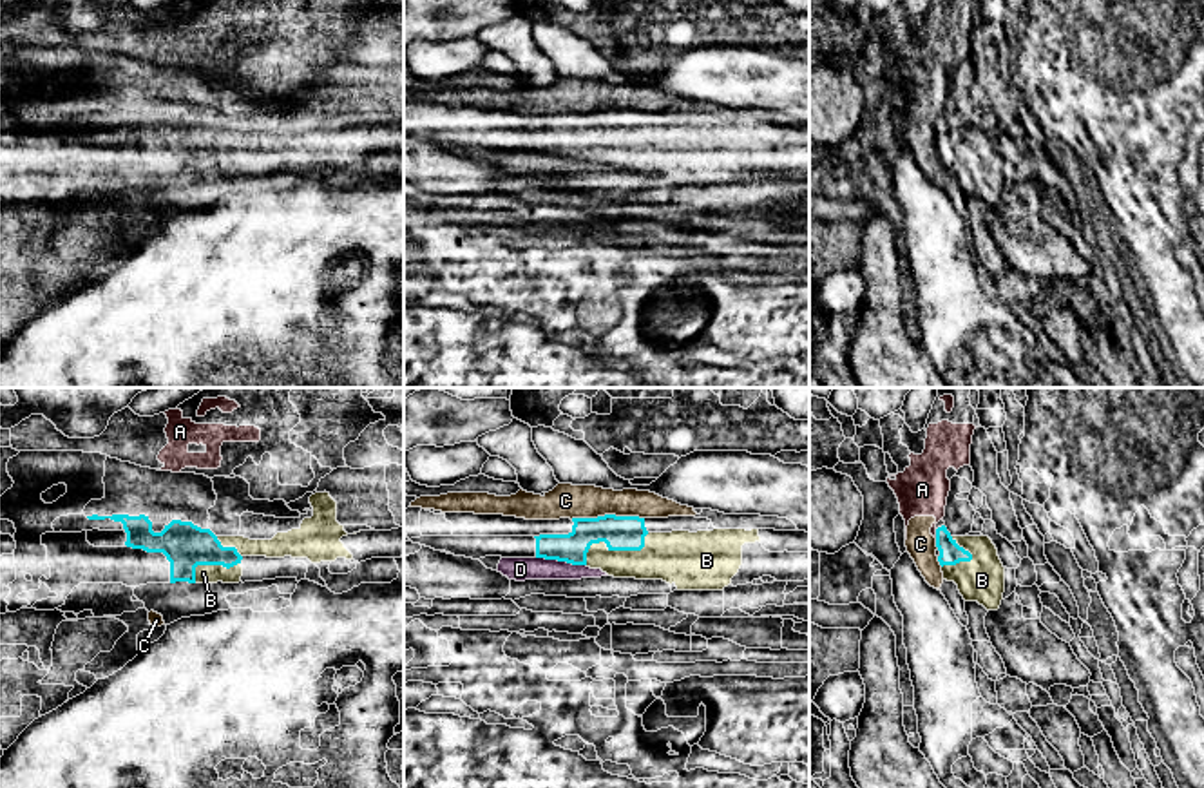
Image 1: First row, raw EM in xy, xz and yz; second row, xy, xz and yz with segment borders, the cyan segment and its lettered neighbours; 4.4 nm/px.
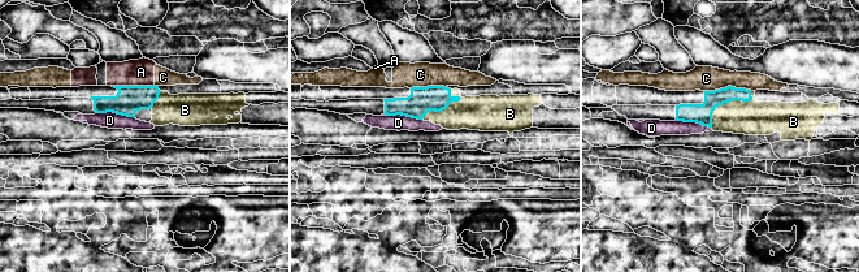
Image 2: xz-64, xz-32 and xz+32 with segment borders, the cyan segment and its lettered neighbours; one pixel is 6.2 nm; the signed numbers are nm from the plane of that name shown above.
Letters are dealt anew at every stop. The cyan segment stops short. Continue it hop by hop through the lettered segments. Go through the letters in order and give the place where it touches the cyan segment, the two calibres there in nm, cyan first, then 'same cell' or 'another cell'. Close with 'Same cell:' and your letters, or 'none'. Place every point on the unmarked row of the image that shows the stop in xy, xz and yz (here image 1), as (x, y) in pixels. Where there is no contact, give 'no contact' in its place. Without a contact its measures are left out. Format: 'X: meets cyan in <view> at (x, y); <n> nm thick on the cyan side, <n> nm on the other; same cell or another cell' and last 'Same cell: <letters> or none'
A: meets cyan in yz at (936, 127); 100 nm thick on the cyan side, 240 nm on the other; another cell
B: meets cyan in xz at (614, 144); 160 nm thick on the cyan side, 220 nm on the other; same cell
C: meets cyan in xz at (607, 109); 160 nm thick on the cyan side, 160 nm on the other; another cell
D: meets cyan in xz at (562, 154); 140 nm thick on the cyan side, 110 nm on the other; another cell
Same cell: B

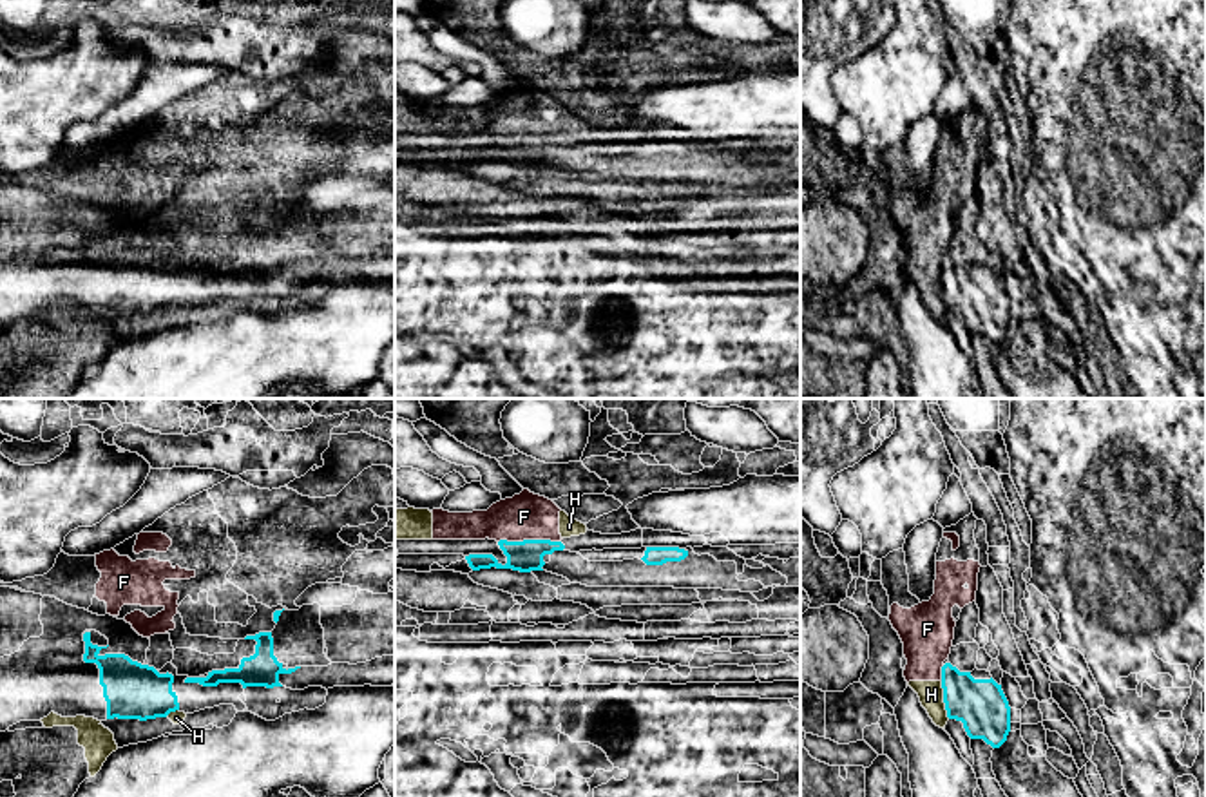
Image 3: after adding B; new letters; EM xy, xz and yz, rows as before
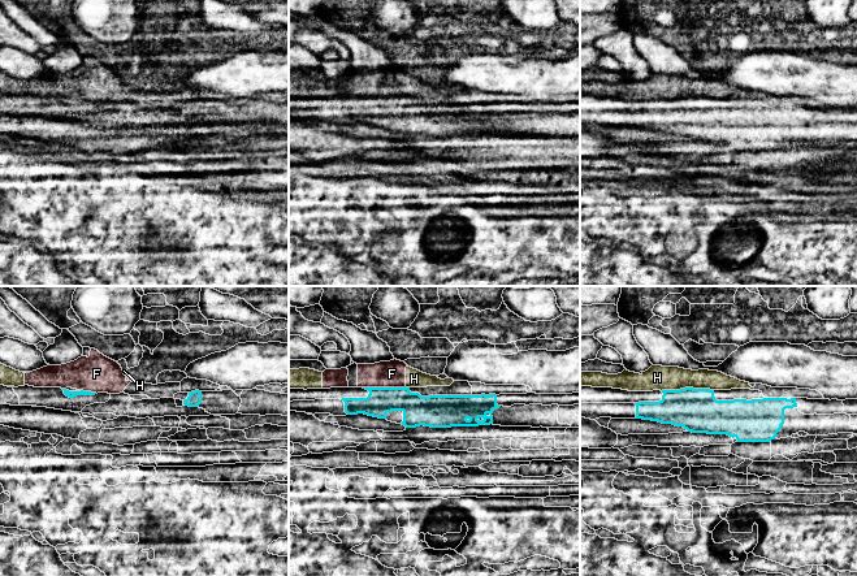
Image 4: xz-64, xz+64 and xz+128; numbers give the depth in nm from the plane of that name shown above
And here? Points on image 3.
F: meets cyan in xz at (527, 134); 140 nm thick on the cyan side, 200 nm on the other; another cell
H: meets cyan in yz at (944, 294); 220 nm thick on the cyan side, 110 nm on the other; another cell
Same cell: none

